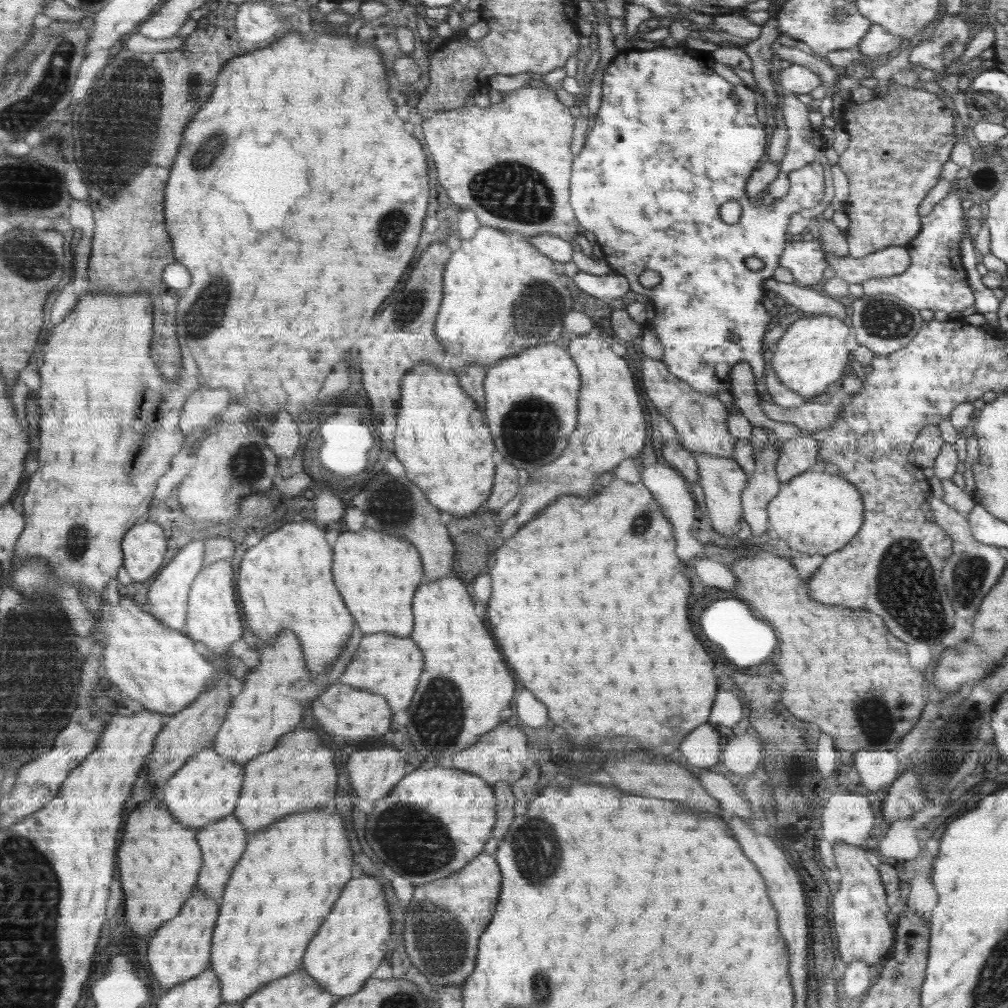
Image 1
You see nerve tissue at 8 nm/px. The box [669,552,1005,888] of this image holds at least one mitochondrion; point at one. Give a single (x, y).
(960, 734)

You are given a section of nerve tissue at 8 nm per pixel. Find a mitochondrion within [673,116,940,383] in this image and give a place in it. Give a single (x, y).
(885, 318)

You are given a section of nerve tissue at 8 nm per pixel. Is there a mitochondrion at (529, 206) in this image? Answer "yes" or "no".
yes

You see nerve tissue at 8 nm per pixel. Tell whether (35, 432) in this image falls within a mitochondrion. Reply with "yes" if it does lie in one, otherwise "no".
no

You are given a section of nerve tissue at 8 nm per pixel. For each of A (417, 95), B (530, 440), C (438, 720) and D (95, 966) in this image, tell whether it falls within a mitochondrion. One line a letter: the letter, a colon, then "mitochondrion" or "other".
A: other
B: mitochondrion
C: mitochondrion
D: other

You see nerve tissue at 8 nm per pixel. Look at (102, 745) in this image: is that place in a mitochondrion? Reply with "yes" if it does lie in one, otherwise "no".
no

